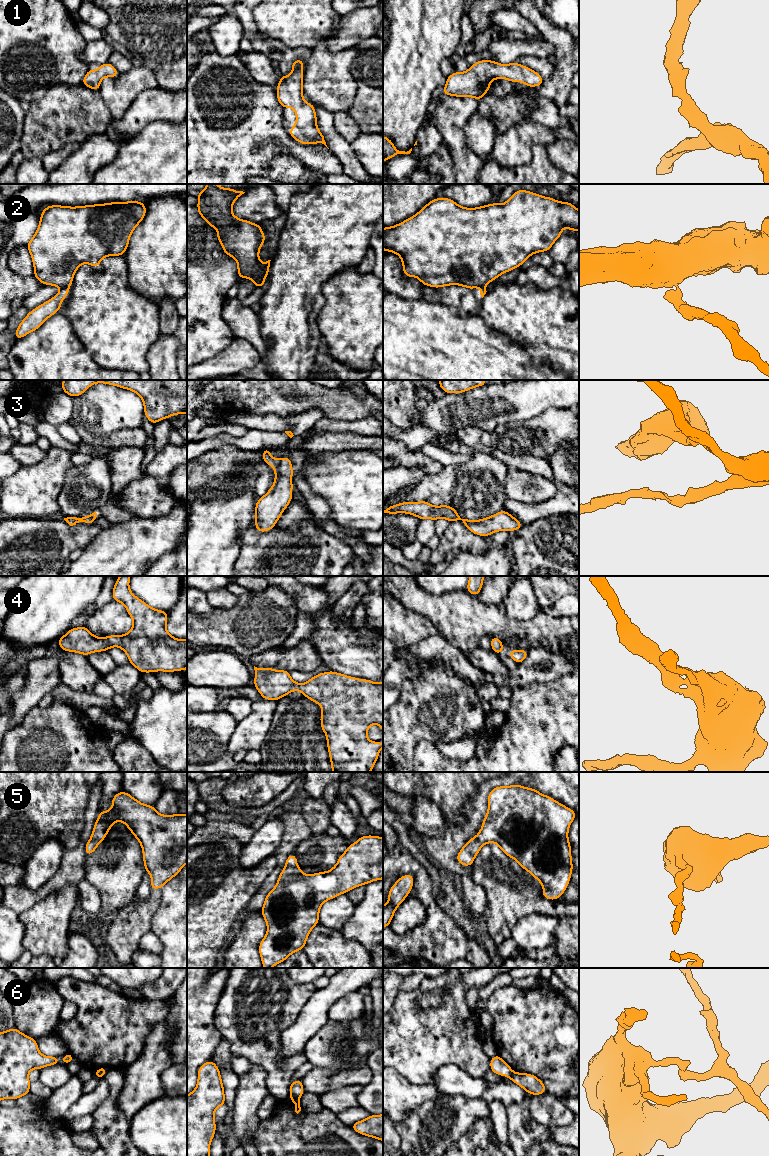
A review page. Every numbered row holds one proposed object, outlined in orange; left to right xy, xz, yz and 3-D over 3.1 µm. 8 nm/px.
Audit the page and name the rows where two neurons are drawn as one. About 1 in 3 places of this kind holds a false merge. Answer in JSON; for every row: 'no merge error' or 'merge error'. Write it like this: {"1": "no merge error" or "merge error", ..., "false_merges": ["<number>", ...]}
{"1": "no merge error", "2": "merge error", "3": "no merge error", "4": "no merge error", "5": "no merge error", "6": "merge error", "false_merges": ["2", "6"]}

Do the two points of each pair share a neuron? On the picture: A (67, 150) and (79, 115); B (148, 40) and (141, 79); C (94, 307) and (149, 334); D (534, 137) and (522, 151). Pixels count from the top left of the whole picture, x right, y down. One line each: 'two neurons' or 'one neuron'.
A: two neurons
B: two neurons
C: one neuron
D: one neuron

